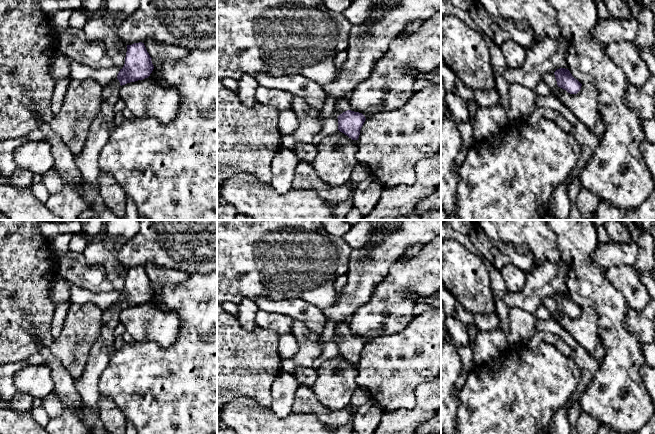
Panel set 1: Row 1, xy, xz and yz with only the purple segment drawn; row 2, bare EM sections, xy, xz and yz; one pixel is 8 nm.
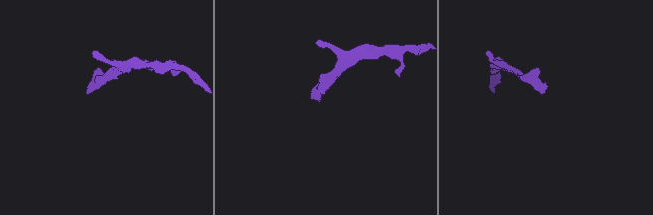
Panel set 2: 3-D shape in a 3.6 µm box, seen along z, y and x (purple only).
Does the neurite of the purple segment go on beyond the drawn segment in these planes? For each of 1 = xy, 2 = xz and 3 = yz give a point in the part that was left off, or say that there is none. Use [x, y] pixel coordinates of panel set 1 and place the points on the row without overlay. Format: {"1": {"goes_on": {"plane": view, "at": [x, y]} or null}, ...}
{"1": {"goes_on": {"plane": "xy", "at": [87, 385]}}, "2": {"goes_on": {"plane": "xz", "at": [343, 328]}}, "3": {"goes_on": {"plane": "yz", "at": [549, 302]}}}

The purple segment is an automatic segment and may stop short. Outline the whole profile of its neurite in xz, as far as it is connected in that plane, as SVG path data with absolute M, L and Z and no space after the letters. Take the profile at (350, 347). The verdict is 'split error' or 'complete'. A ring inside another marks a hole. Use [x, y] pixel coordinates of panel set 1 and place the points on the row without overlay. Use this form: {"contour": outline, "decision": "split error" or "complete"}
{"contour": "M339 323L335 330L335 339L338 342L338 354L352 364L358 364L360 354L366 344L362 337L351 335L349 323Z", "decision": "split error"}

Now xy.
{"contour": "M144 267L127 269L125 288L117 301L103 311L103 327L100 336L90 350L82 376L74 380L74 387L80 395L81 404L98 415L100 415L101 397L98 382L101 373L109 363L110 350L116 338L114 330L120 323L120 311L148 302L154 293L151 283Z", "decision": "split error"}

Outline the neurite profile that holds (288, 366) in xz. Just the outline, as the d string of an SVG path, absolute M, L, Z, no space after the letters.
M282 359L280 373L295 374L298 367L292 359Z

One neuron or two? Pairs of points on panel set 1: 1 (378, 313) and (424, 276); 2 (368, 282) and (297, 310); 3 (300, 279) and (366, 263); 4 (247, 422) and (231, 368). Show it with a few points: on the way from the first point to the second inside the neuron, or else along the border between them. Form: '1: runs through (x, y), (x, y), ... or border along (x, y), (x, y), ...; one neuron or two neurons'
1: runs through (389, 302), (413, 278); one neuron
2: border along (322, 310), (328, 319); two neurons
3: border along (352, 250), (346, 274); two neurons
4: border along (227, 402), (238, 397), (250, 397), (261, 405); two neurons

